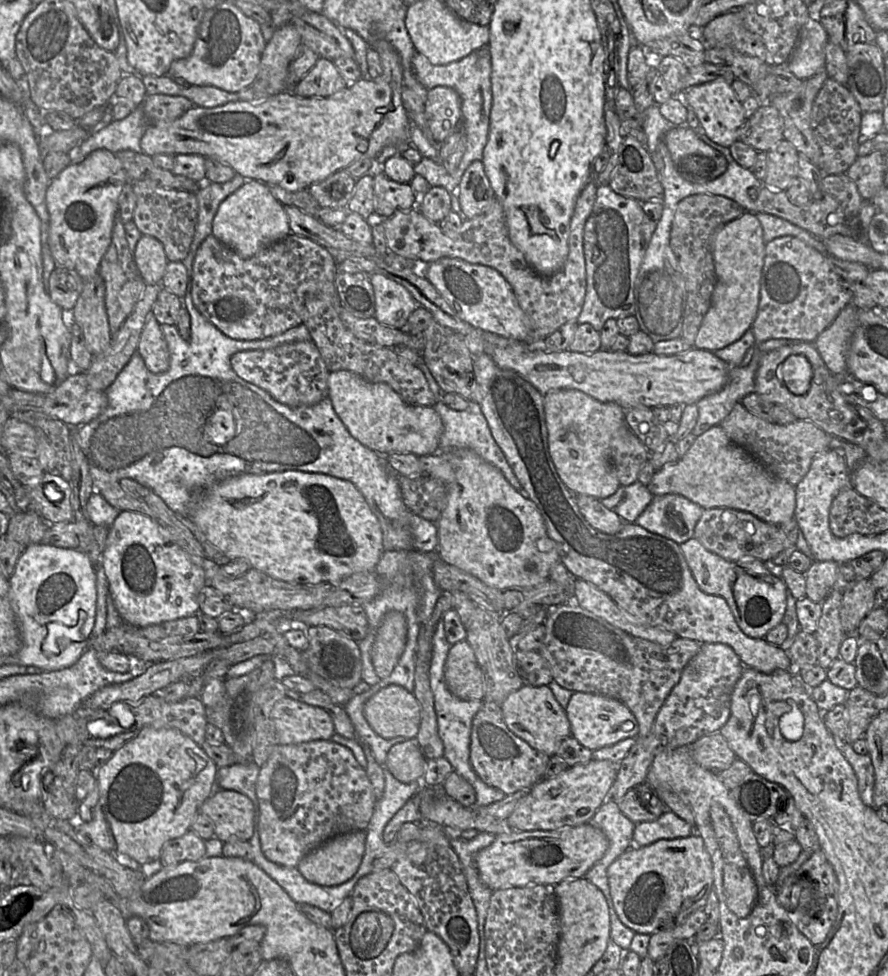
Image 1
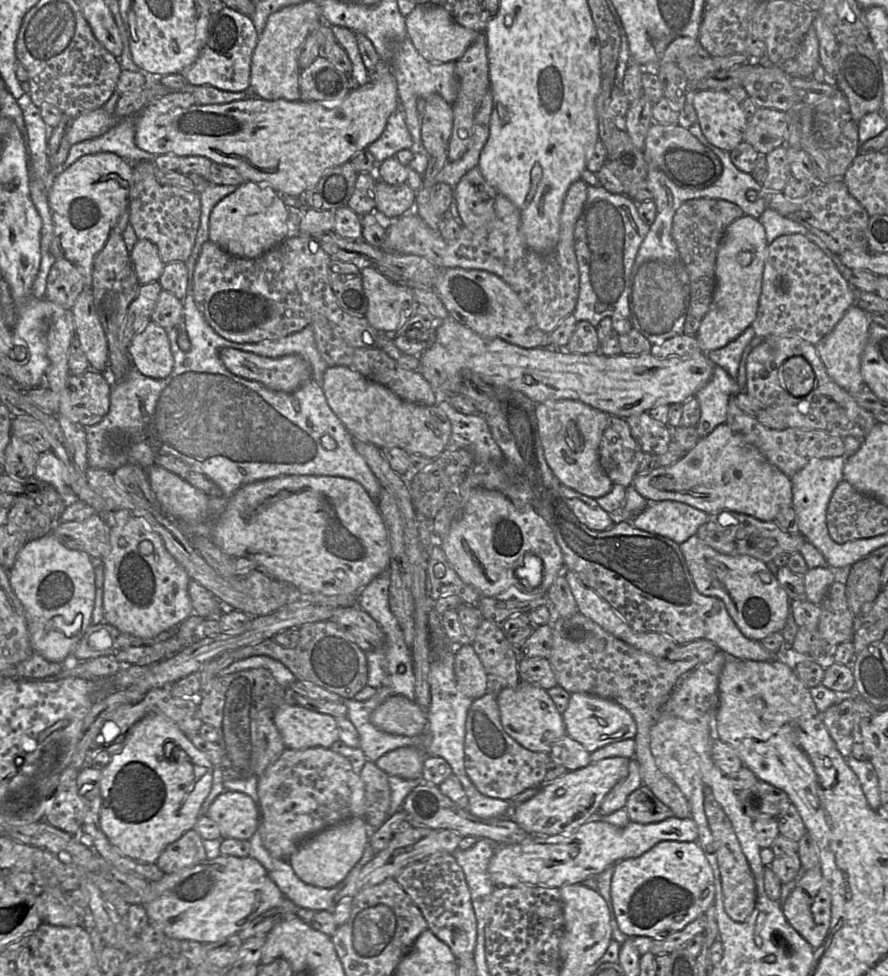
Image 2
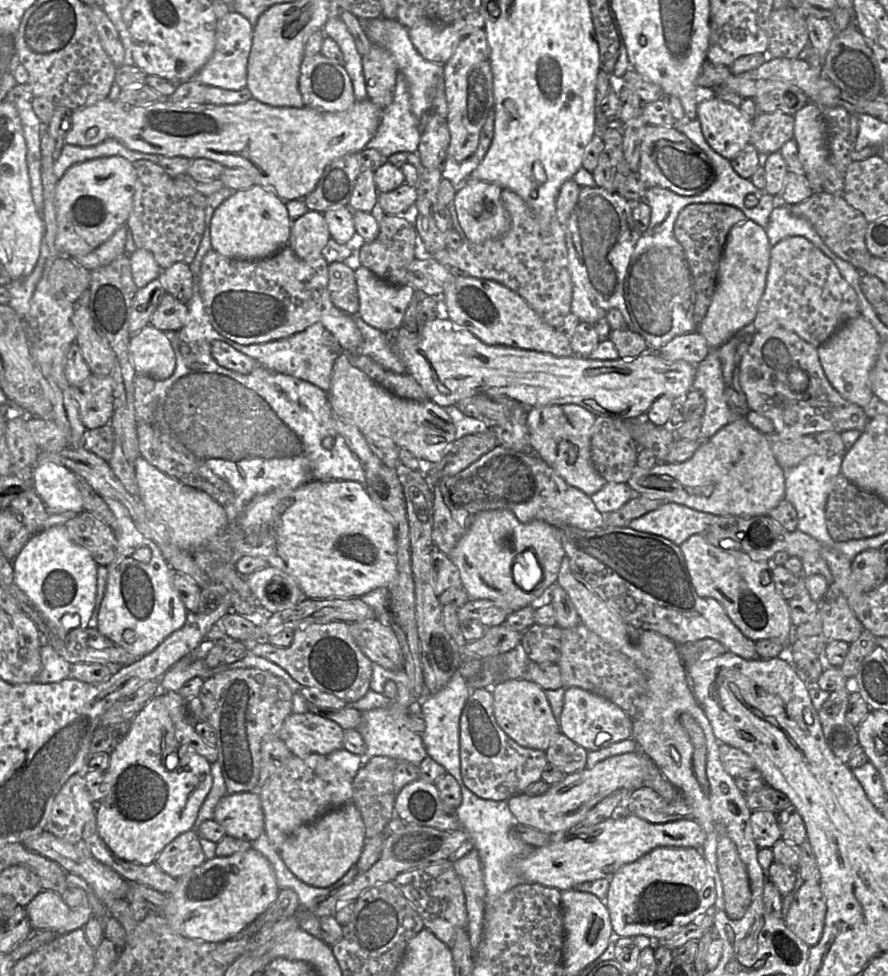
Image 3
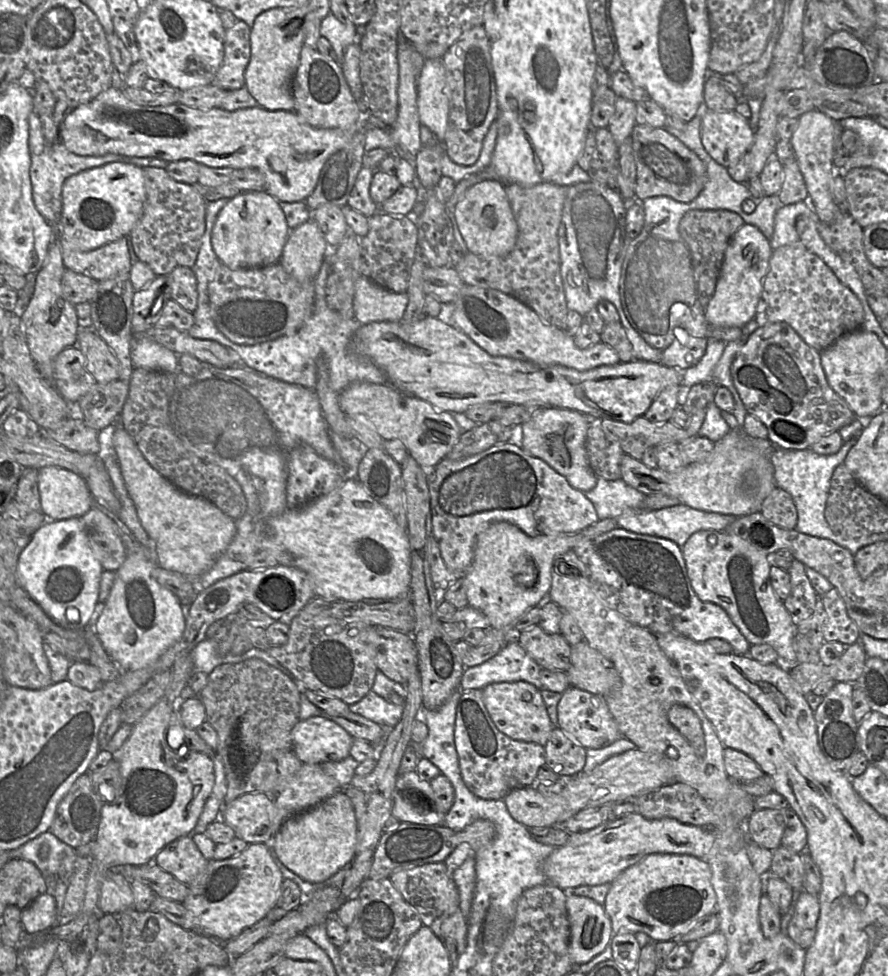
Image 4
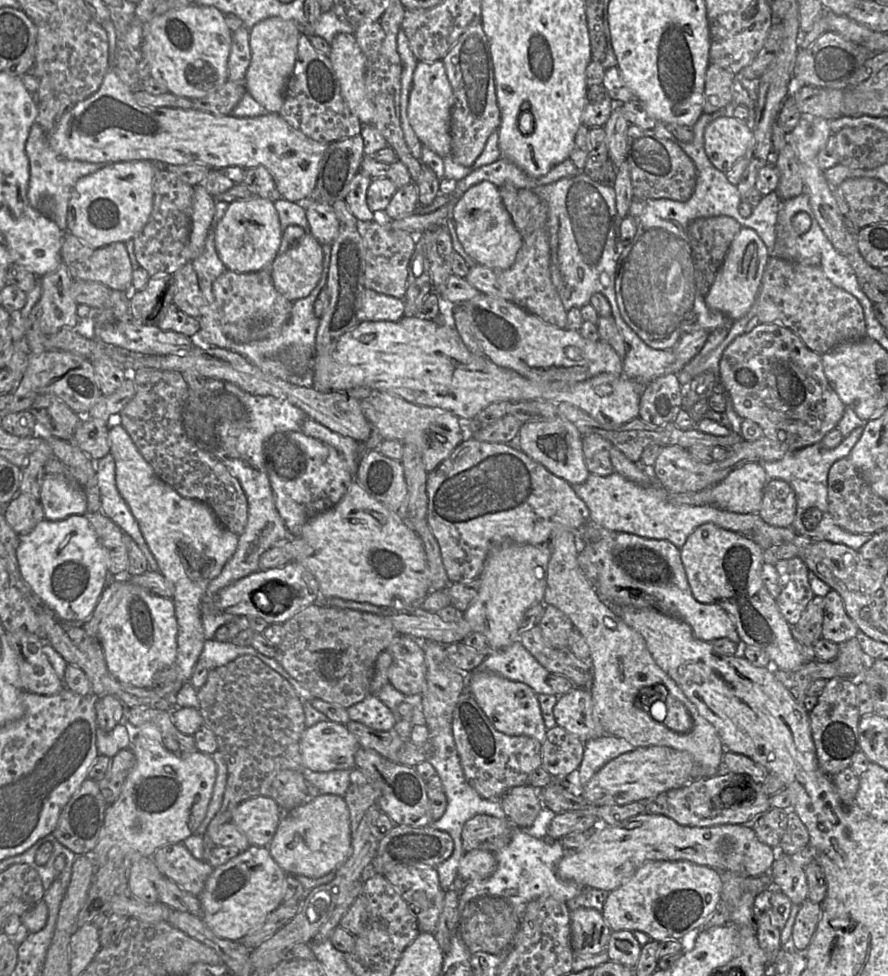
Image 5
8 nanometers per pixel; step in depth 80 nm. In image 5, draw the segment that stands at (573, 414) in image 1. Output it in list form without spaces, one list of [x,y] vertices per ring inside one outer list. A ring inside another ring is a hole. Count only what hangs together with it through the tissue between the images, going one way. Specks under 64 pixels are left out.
[[[560,418],[525,422],[519,438],[525,454],[570,485],[582,484],[590,475],[583,453],[583,436],[571,422]]]

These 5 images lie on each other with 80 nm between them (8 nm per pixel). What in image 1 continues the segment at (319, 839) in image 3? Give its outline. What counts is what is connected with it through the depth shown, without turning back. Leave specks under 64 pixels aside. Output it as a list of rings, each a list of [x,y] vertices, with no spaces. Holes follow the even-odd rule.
[[[366,831],[337,835],[303,857],[298,871],[310,883],[331,887],[350,880],[357,872],[366,843]]]

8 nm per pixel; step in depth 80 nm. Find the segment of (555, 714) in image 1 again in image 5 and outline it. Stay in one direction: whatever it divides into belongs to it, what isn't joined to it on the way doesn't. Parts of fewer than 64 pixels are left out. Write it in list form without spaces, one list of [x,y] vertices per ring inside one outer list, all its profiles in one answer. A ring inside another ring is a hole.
[[[473,670],[467,678],[466,690],[471,692],[479,707],[494,728],[509,736],[529,736],[541,744],[545,740],[545,727],[537,694],[525,683],[512,681],[498,674]]]

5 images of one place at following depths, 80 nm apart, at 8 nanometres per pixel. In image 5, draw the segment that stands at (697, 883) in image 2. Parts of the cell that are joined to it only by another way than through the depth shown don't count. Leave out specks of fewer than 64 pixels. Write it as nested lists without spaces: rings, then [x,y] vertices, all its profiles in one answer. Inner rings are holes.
[[[648,861],[620,887],[608,893],[601,911],[612,932],[620,930],[641,931],[652,941],[691,941],[713,913],[721,900],[721,872],[689,861]]]

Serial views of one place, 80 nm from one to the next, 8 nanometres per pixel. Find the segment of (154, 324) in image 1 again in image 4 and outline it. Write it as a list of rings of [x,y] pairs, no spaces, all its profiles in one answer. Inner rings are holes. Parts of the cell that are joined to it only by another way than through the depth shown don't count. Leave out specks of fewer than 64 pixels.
[[[133,333],[133,346],[131,349],[131,361],[134,368],[157,370],[157,371],[167,372],[167,373],[175,373],[178,371],[178,356],[176,353],[166,348],[165,346],[151,340],[148,337],[134,338],[134,333]]]

